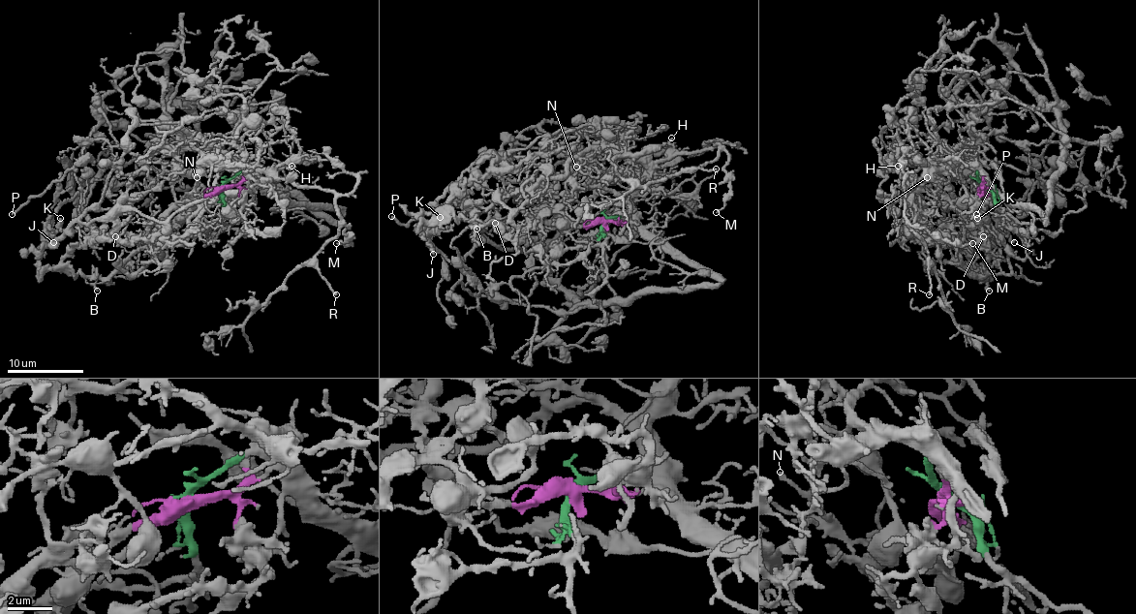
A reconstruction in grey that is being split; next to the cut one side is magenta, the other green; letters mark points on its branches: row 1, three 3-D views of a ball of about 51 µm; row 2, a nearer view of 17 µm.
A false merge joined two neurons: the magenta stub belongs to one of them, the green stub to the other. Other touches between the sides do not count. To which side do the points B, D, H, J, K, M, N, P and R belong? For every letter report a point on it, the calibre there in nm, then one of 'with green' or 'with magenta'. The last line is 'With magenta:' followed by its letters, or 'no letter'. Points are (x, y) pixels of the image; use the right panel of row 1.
B: (989, 291) | 140 nm | with magenta
D: (983, 236) | 120 nm | with magenta
H: (898, 166) | 120 nm | with green
J: (1014, 242) | 320 nm | with magenta
K: (977, 218) | 260 nm | with magenta
M: (972, 243) | 140 nm | with green
N: (927, 177) | 170 nm | with magenta
P: (976, 214) | 220 nm | with magenta
R: (929, 294) | 180 nm | with green
With magenta: B, D, J, K, N, P

